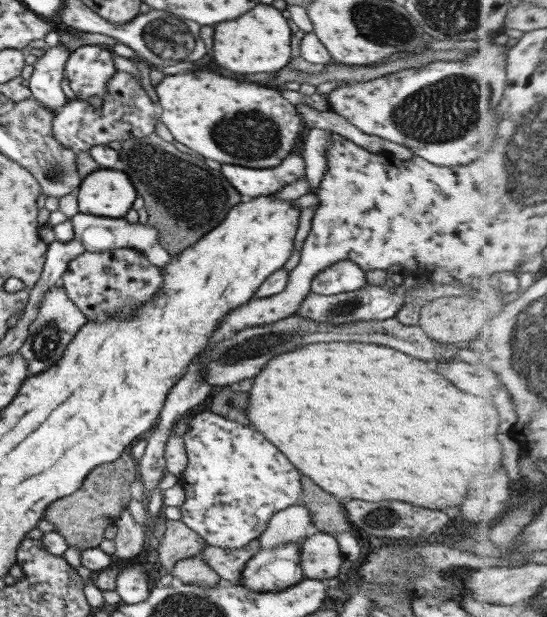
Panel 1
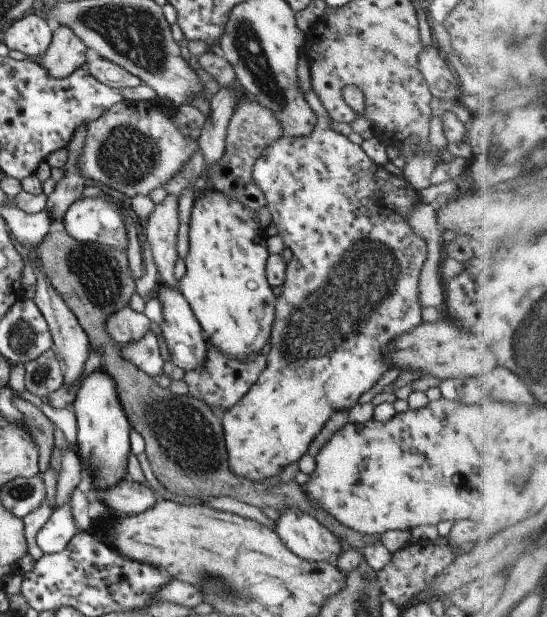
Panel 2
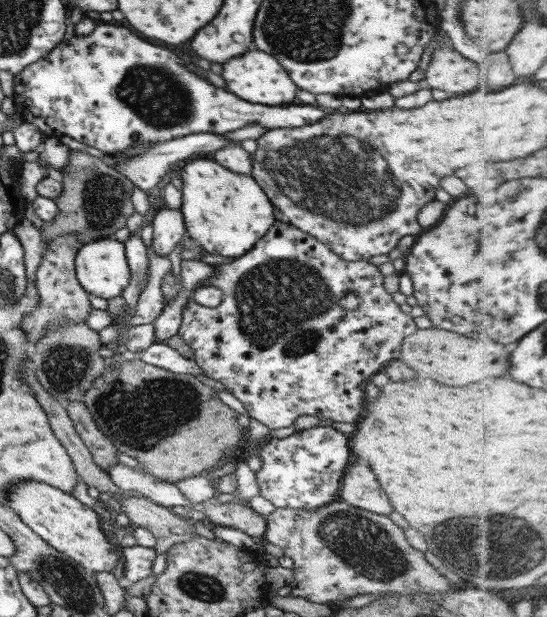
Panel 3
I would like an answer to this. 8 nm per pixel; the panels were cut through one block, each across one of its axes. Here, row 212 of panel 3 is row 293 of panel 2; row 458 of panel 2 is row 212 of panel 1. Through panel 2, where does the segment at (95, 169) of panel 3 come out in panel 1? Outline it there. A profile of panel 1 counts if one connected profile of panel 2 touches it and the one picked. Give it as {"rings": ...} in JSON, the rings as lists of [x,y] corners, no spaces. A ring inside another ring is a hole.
{"rings":[[[153,132],[144,138],[133,138],[121,142],[122,149],[118,150],[120,160],[124,163],[124,171],[132,181],[138,195],[143,198],[143,206],[148,212],[147,224],[160,232],[160,240],[172,240],[172,248],[166,248],[172,256],[176,256],[185,248],[195,244],[207,232],[218,226],[227,212],[244,201],[244,197],[233,188],[232,184],[219,169],[214,170],[200,159],[190,154],[180,152],[171,142],[164,141]]]}

